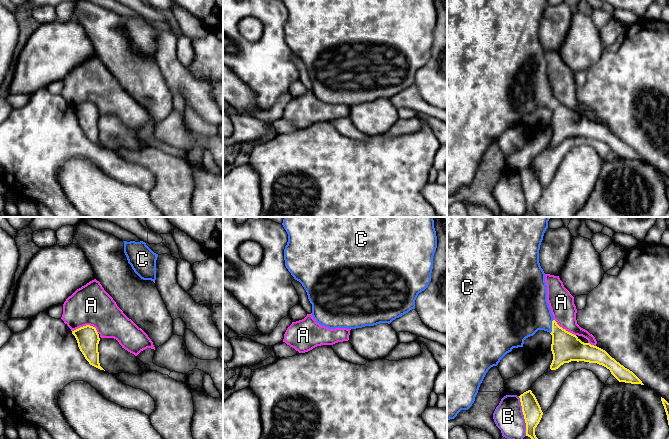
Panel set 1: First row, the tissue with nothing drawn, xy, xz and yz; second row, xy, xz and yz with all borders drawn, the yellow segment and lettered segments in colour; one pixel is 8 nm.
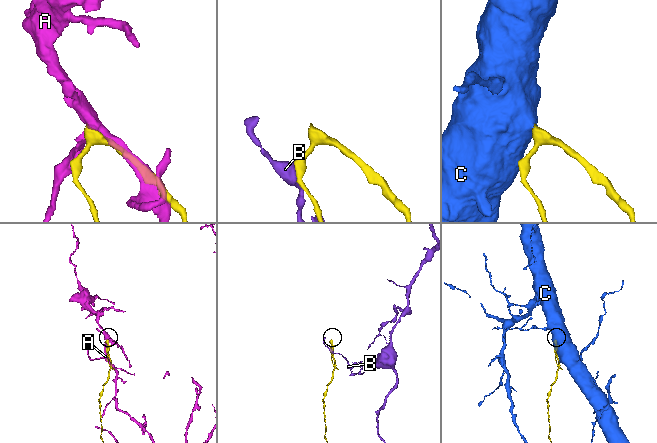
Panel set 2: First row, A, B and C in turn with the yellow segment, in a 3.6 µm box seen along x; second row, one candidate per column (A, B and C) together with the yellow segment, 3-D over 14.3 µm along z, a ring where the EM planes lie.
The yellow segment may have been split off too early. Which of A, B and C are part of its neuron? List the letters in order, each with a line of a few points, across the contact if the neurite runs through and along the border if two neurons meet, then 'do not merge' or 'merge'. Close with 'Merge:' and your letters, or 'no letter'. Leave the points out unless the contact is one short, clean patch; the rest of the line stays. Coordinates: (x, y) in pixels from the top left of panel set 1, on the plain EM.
A: do not merge
B: line yz (518, 172), (521, 178), (526, 211); do not merge
C: line yz (566, 123), (552, 102), (526, 86); merge
Merge: C

